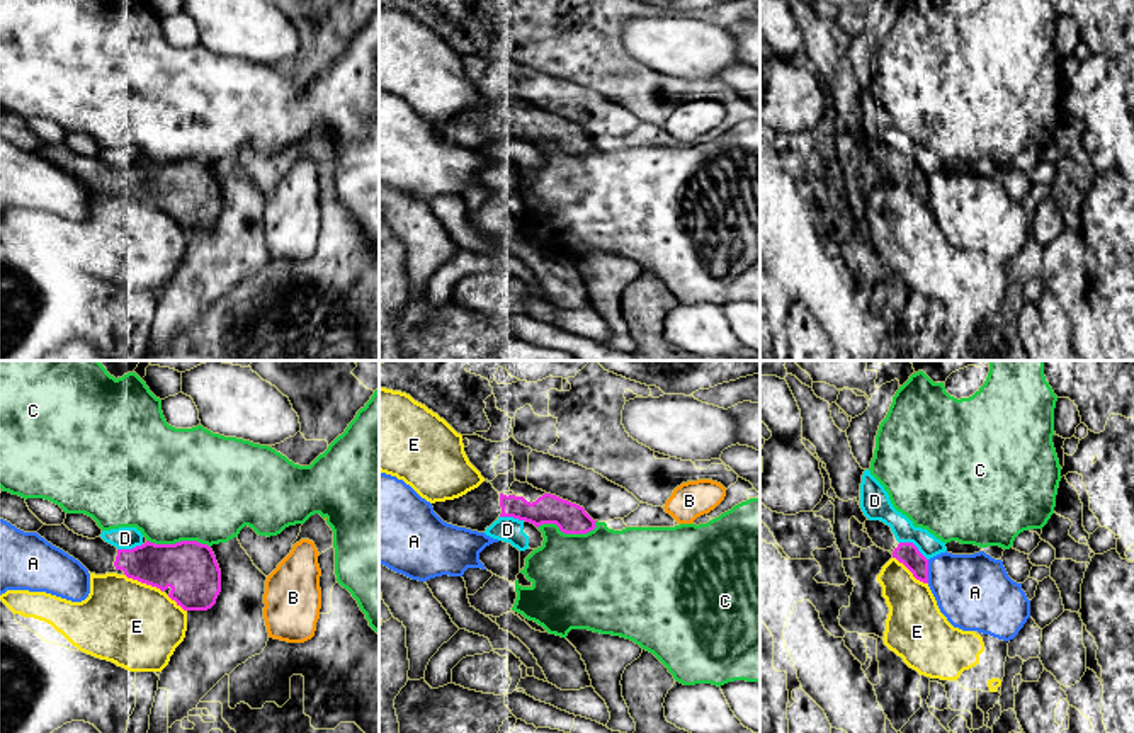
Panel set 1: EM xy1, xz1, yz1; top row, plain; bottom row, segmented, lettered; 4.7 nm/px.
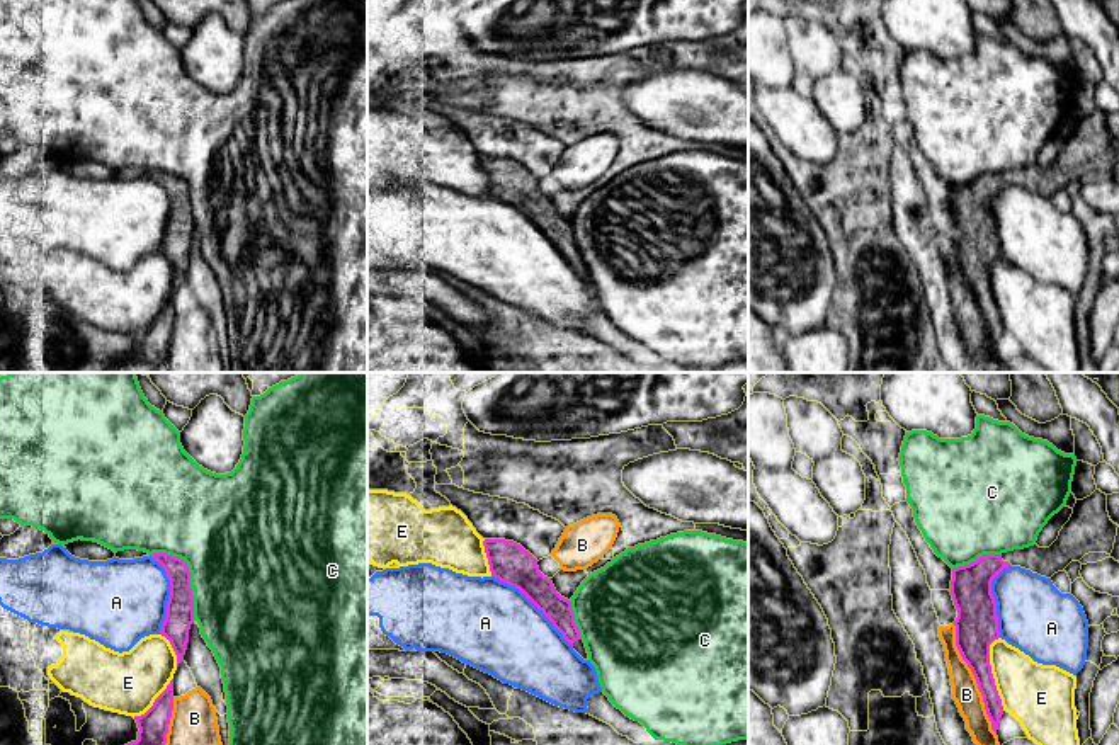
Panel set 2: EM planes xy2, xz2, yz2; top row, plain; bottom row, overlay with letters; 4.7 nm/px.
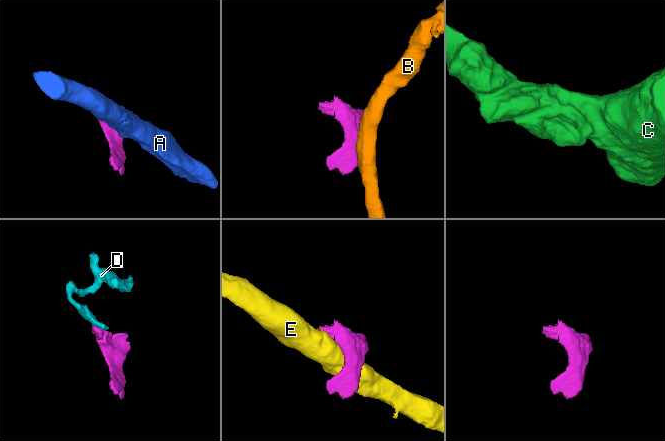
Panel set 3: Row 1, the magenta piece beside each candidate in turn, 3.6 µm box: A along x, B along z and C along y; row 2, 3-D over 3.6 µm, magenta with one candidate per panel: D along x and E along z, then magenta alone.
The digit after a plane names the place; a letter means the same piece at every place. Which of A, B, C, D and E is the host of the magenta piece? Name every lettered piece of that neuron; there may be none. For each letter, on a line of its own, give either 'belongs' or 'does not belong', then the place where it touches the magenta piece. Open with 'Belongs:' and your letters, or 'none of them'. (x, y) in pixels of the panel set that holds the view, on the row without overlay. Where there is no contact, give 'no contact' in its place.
Belongs: none of them
A: does not belong; contact xz2 (534, 223)
B: does not belong; contact yz2 (975, 296)
C: does not belong; contact xy2 (189, 193)
D: does not belong; contact yz1 (915, 165)
E: does not belong; contact yz2 (992, 293)

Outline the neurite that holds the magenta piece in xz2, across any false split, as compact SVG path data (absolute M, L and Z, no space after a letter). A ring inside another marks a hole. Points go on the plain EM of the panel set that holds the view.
M485 158L491 196L519 208L563 253L573 269L588 279L585 262L575 243L571 219L561 216L551 197L539 191L537 179L520 163L505 158Z

